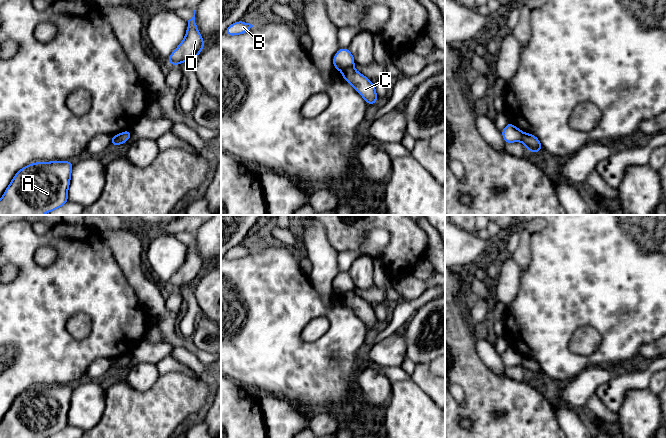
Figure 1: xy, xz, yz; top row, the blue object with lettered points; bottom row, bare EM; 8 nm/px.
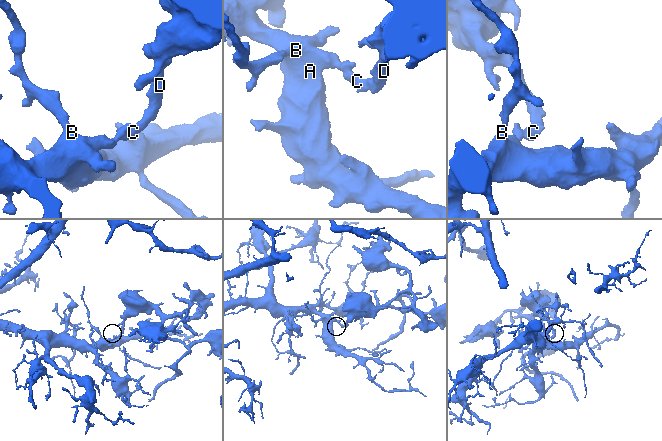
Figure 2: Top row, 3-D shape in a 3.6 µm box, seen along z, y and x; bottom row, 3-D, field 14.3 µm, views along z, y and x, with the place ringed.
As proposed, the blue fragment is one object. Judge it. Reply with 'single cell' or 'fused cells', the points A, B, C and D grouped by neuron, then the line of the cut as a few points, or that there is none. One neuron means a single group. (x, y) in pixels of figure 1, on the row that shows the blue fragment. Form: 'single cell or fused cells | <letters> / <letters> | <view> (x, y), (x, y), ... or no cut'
fused cells | A B / C D | xy (121, 133), (116, 144)

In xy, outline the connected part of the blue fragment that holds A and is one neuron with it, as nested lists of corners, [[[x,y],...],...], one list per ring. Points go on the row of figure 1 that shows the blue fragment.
[[[69,161],[35,162],[21,168],[0,199],[0,215],[43,215],[68,202],[73,163]]]

